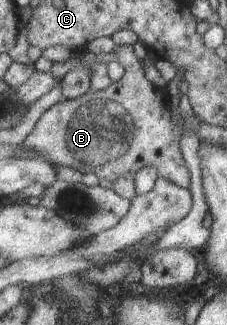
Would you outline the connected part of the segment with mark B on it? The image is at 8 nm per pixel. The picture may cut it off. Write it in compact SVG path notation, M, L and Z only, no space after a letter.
M115 46L113 53L125 69L123 77L104 90L89 91L80 98L56 103L39 119L22 148L38 151L40 157L58 168L77 168L111 182L126 173L155 166L160 177L189 188L192 175L180 146L184 128L181 111L175 126L167 93L147 79L142 60L137 59L133 46Z

